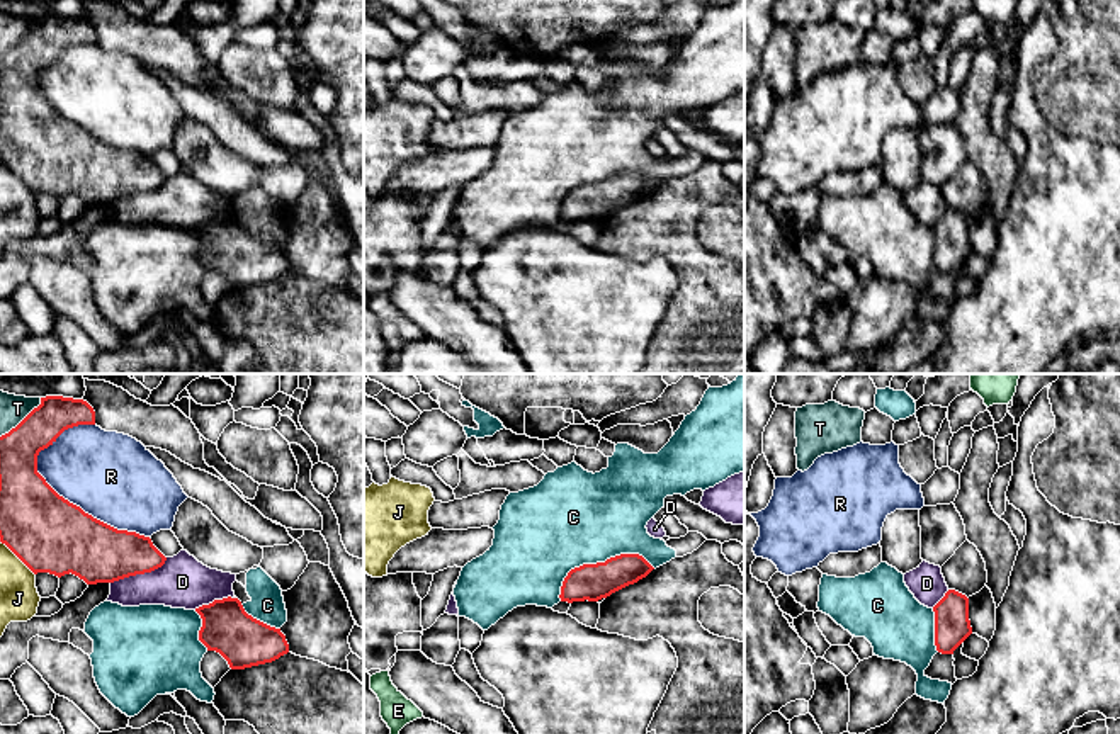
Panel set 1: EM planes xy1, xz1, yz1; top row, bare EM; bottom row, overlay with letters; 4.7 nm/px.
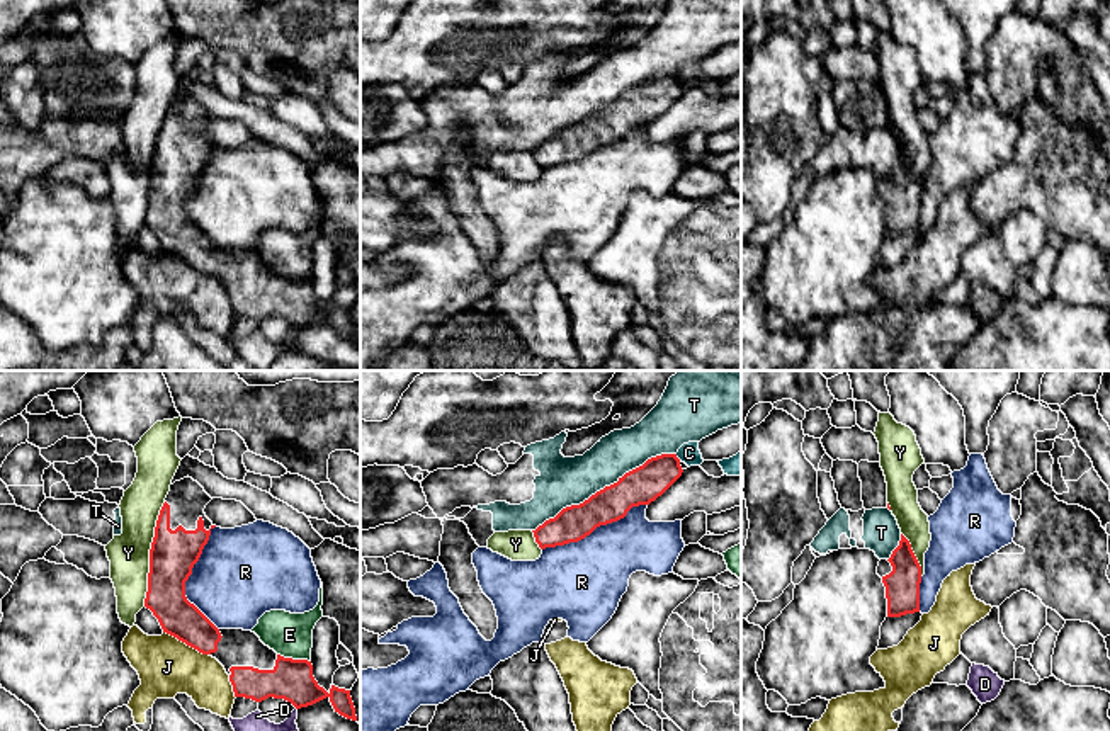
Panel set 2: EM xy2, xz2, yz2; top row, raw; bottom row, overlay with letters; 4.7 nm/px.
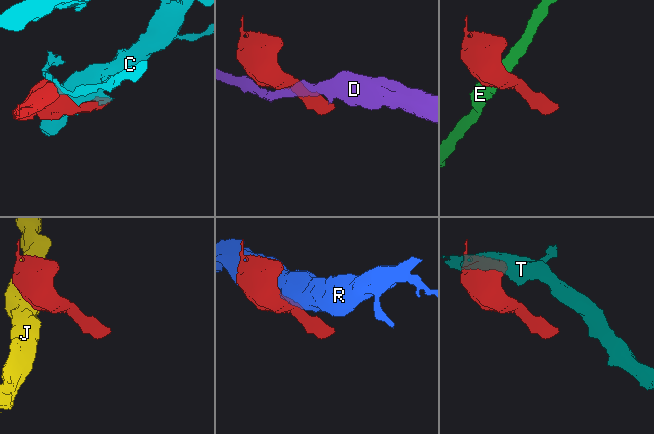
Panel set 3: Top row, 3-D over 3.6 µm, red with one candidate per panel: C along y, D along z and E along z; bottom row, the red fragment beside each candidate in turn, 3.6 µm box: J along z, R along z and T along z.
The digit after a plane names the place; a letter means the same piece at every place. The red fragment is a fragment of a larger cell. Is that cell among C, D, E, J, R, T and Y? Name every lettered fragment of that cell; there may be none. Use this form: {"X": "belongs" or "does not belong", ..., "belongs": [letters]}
{"C": "does not belong", "D": "does not belong", "E": "does not belong", "J": "does not belong", "R": "does not belong", "T": "does not belong", "Y": "does not belong", "belongs": []}

